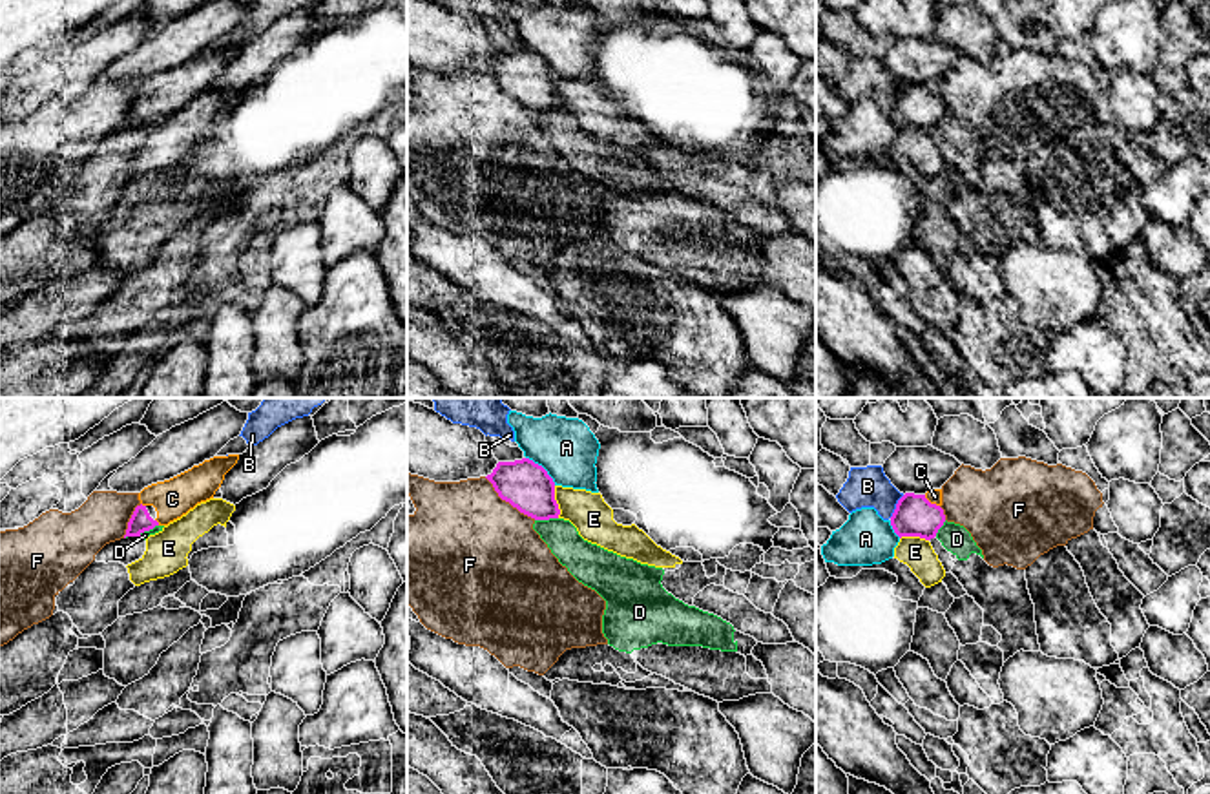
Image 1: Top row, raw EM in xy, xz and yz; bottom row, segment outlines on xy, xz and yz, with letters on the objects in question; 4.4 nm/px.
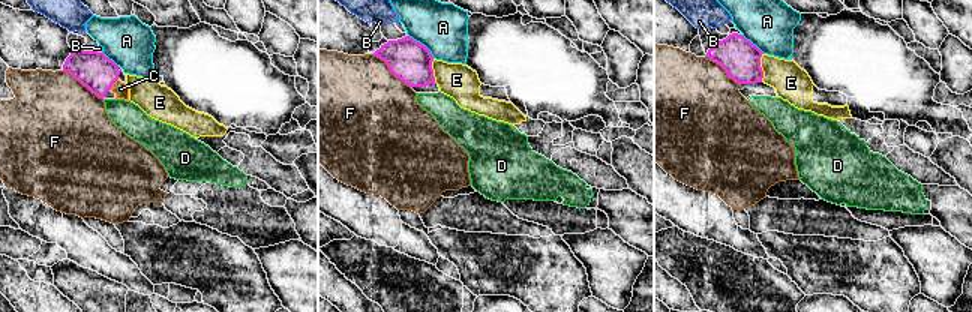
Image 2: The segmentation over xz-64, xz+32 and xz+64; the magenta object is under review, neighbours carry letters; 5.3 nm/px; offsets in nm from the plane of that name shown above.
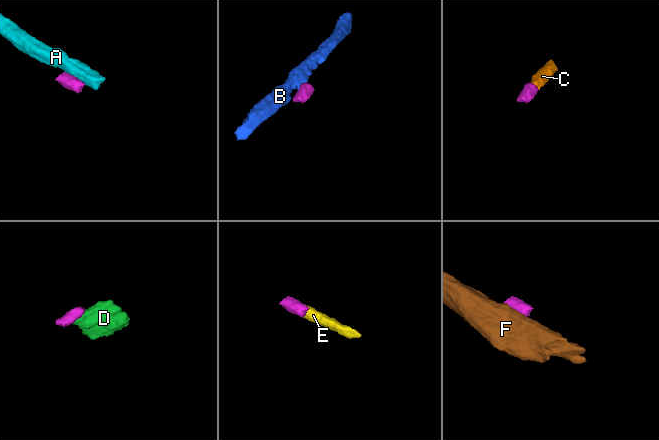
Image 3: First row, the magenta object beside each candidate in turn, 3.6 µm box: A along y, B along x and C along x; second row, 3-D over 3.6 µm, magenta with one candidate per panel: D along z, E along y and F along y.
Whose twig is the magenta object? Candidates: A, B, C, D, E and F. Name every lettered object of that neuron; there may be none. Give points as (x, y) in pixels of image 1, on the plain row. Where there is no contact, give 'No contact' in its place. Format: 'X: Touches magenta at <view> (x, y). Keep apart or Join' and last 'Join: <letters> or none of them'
A: Touches magenta at xz (542, 59). Keep apart
B: Touches magenta at yz (897, 97). Keep apart
C: Touches magenta at yz (929, 94). Join
D: Touches magenta at xz (546, 110). Keep apart
E: Touches magenta at xz (555, 94). Keep apart
F: Touches magenta at xz (508, 92). Keep apart
Join: C

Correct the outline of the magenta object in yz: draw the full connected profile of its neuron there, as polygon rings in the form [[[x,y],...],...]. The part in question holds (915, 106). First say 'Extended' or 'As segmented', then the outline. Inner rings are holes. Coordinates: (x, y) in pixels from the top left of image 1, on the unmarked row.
Extended. [[[942,80],[925,86],[905,84],[891,108],[894,124],[902,128],[920,128],[931,131],[945,113]]]

